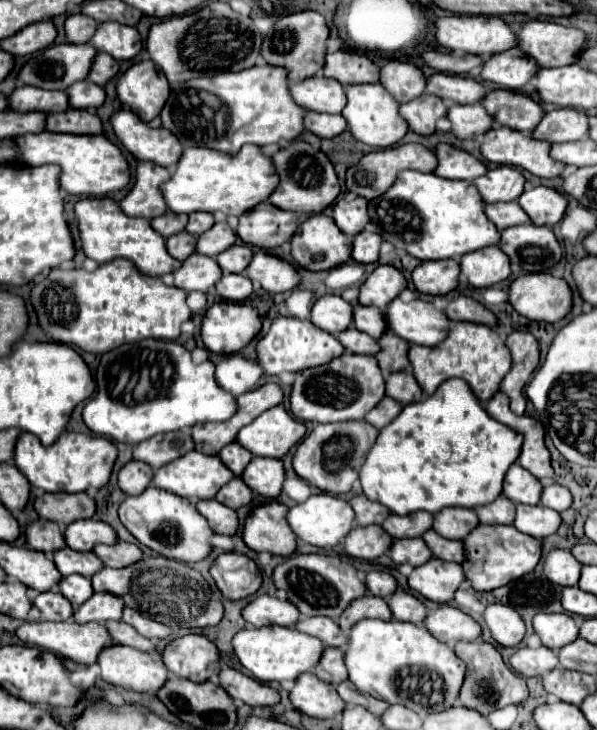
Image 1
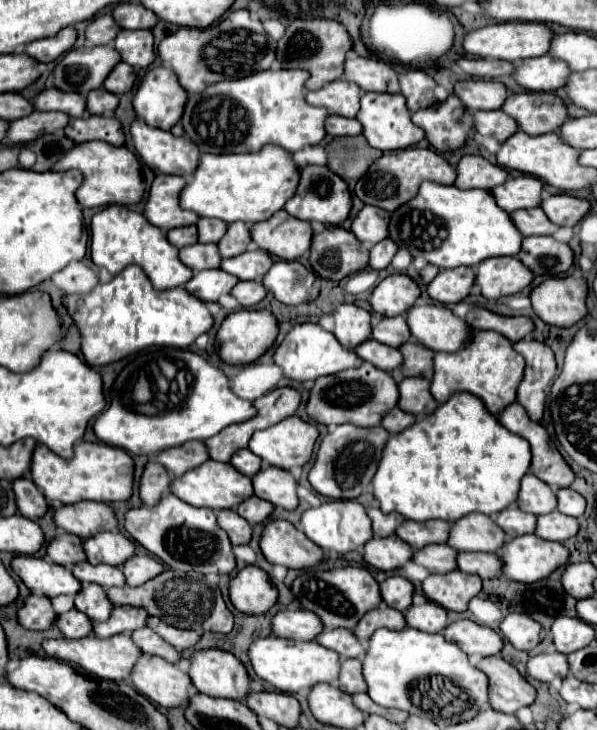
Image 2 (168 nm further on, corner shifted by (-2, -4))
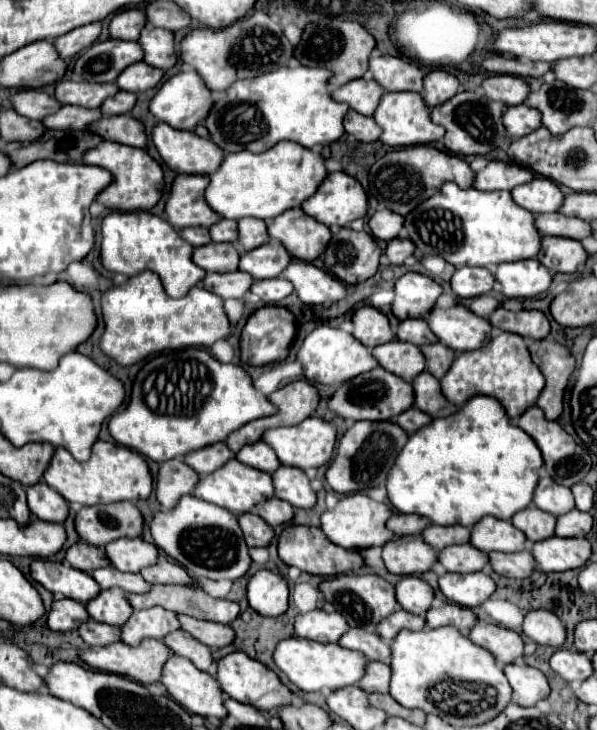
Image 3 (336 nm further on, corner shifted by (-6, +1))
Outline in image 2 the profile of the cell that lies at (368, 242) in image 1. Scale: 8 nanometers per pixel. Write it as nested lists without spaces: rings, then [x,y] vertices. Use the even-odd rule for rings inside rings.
[[[390,238],[378,242],[378,244],[370,250],[370,268],[374,268],[374,270],[386,268],[386,266],[392,262],[392,258],[394,258],[396,252],[398,252],[398,246],[396,246]]]

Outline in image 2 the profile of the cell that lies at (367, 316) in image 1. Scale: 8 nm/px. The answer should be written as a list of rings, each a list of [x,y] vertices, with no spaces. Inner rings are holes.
[[[396,316],[396,318],[382,318],[380,322],[374,324],[374,340],[388,344],[388,346],[402,346],[404,342],[408,342],[412,338],[408,324],[404,322],[404,316]]]

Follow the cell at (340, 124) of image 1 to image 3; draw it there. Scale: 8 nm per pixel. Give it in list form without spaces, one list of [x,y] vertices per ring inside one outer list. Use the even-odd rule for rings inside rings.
[[[348,111],[344,117],[346,133],[354,135],[358,141],[376,141],[380,137],[380,127],[372,117],[360,115],[356,111]]]

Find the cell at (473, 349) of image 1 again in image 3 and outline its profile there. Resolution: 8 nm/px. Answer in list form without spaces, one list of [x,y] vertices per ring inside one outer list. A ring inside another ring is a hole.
[[[500,333],[492,337],[482,349],[464,351],[456,355],[448,373],[444,375],[444,379],[440,379],[440,385],[442,395],[458,407],[474,395],[492,395],[502,403],[508,417],[516,419],[524,409],[528,409],[528,405],[536,403],[536,397],[544,387],[544,375],[532,363],[526,343],[520,335]]]

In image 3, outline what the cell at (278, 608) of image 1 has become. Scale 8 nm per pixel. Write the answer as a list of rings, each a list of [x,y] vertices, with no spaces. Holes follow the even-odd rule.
[[[314,609],[308,613],[300,613],[294,623],[294,635],[320,641],[320,643],[336,643],[342,633],[348,631],[348,623],[340,613],[326,613],[324,609]]]

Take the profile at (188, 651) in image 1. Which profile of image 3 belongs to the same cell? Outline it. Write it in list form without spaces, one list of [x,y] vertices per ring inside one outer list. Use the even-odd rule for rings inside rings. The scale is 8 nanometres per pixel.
[[[234,651],[228,653],[226,657],[222,657],[218,661],[218,669],[216,669],[216,681],[220,683],[222,693],[226,693],[228,697],[240,701],[240,703],[248,703],[254,705],[256,709],[264,709],[274,713],[280,705],[288,705],[292,703],[292,693],[288,687],[284,687],[280,683],[280,679],[276,677],[274,671],[270,671],[266,665],[250,659],[246,653],[242,651]]]

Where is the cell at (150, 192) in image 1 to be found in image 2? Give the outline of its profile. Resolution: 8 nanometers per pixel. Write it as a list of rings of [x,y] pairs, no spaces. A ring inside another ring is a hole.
[[[160,174],[152,182],[150,196],[146,200],[144,216],[158,228],[170,230],[178,226],[190,226],[198,222],[198,214],[180,208],[180,190],[184,190],[186,178]]]

